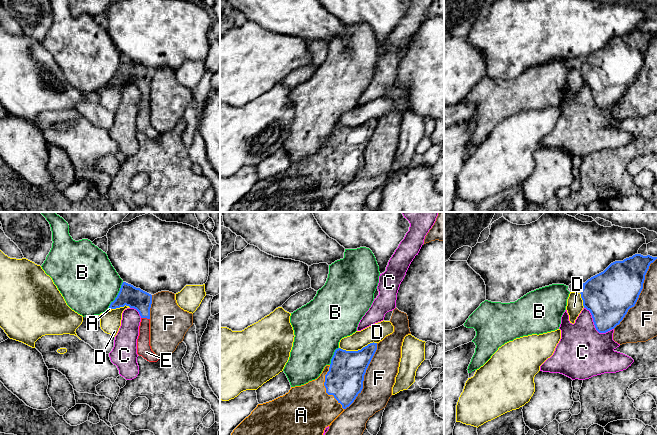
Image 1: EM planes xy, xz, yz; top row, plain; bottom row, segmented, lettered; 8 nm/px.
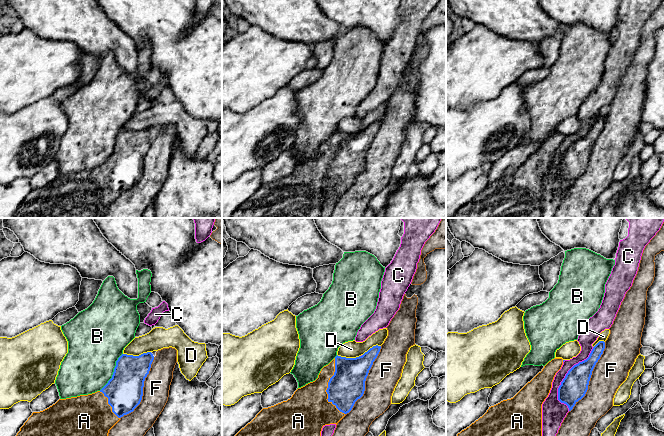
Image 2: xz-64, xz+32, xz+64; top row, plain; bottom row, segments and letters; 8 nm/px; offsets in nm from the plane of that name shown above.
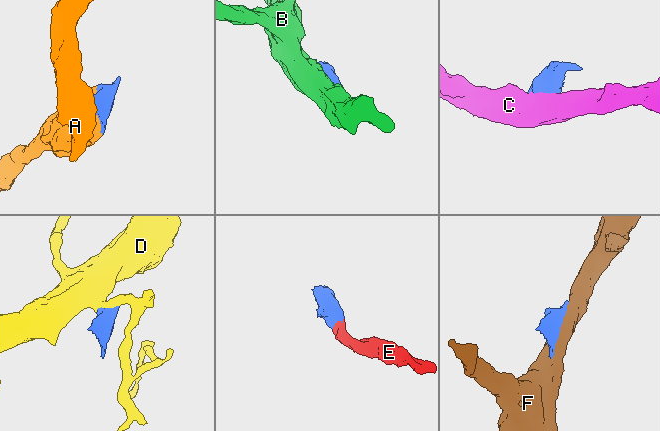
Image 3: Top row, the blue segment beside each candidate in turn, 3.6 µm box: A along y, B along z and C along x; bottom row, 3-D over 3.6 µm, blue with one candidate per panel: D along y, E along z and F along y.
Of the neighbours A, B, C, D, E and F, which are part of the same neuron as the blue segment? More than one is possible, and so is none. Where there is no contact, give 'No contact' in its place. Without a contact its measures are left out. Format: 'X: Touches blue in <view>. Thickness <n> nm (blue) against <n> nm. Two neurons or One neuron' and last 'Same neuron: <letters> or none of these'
A: Touches blue in xz. Thickness 300 nm (blue) against 420 nm. One neuron
B: Touches blue in xy. Thickness 160 nm (blue) against 460 nm. Two neurons
C: Touches blue in yz. Thickness 360 nm (blue) against 420 nm. Two neurons
D: Touches blue in xz. Thickness 300 nm (blue) against 150 nm. Two neurons
E: Touches blue in xy. Thickness 160 nm (blue) against 110 nm. One neuron
F: Touches blue in yz. Thickness 380 nm (blue) against 280 nm. Two neurons
Same neuron: A, E

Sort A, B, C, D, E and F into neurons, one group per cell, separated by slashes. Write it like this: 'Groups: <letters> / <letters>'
Groups: A E / B / C / D / F

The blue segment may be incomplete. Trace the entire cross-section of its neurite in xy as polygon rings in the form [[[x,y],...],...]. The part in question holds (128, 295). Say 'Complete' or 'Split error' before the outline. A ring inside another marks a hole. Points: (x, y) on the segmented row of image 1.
Split error. [[[123,282],[120,291],[107,311],[129,306],[136,309],[140,316],[139,336],[137,339],[137,354],[149,362],[157,362],[160,358],[152,351],[150,346],[150,308],[152,295],[136,288],[131,284]]]

